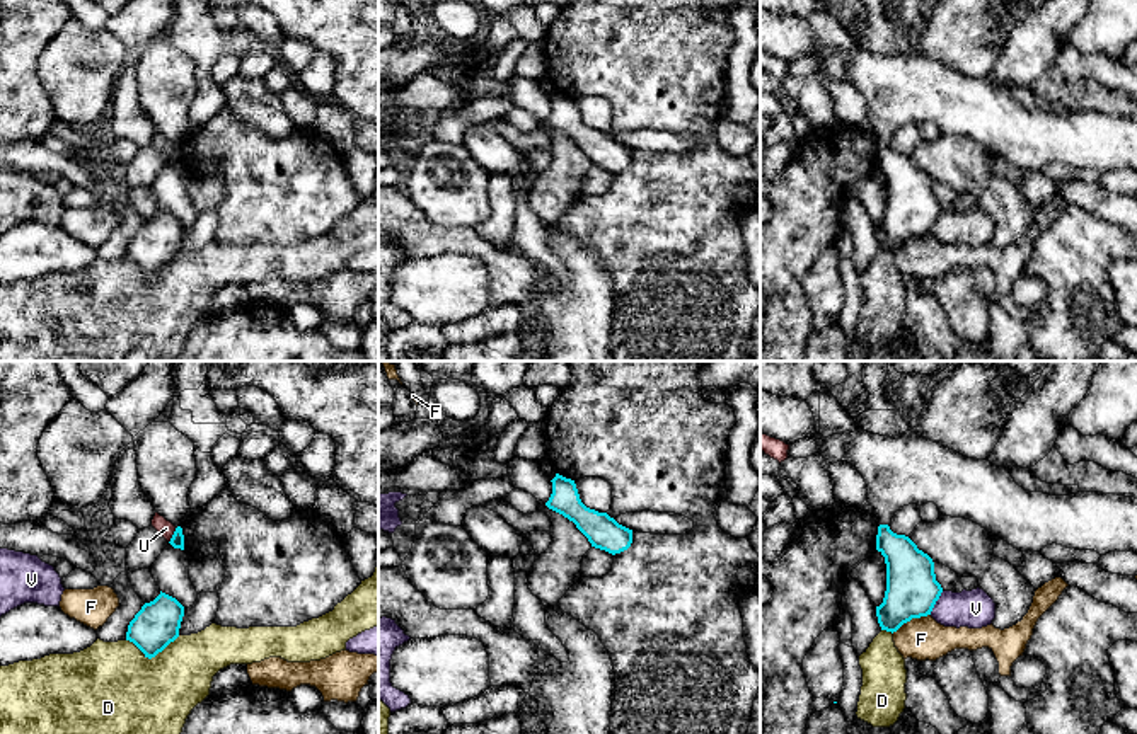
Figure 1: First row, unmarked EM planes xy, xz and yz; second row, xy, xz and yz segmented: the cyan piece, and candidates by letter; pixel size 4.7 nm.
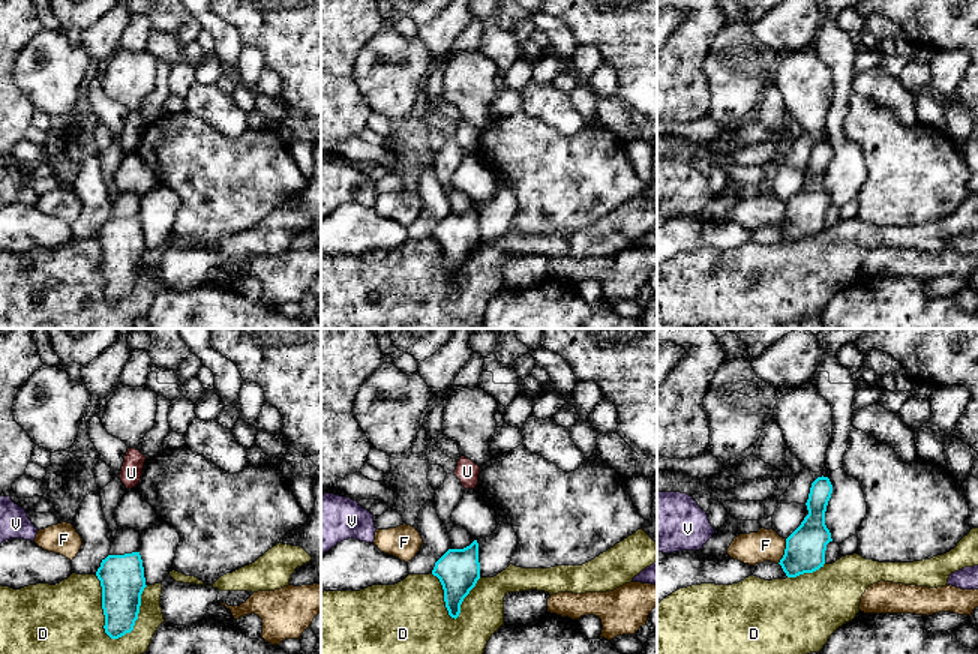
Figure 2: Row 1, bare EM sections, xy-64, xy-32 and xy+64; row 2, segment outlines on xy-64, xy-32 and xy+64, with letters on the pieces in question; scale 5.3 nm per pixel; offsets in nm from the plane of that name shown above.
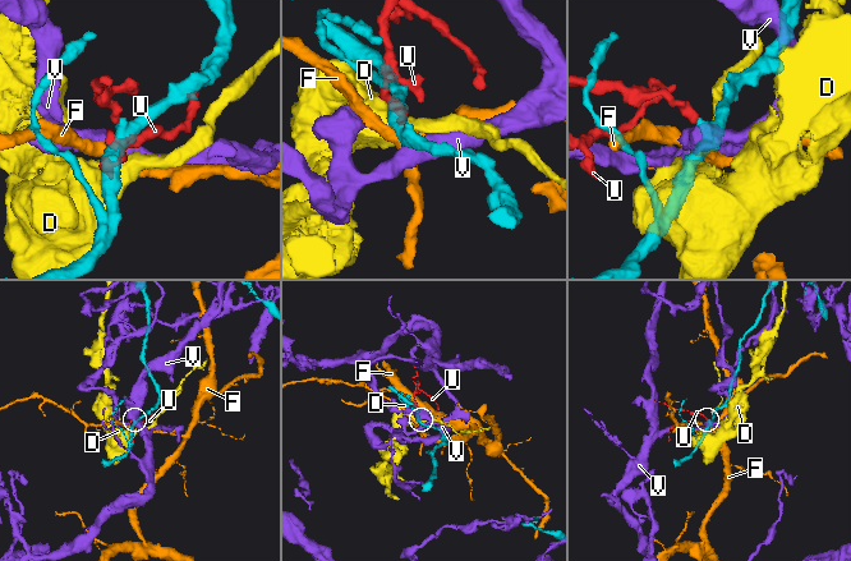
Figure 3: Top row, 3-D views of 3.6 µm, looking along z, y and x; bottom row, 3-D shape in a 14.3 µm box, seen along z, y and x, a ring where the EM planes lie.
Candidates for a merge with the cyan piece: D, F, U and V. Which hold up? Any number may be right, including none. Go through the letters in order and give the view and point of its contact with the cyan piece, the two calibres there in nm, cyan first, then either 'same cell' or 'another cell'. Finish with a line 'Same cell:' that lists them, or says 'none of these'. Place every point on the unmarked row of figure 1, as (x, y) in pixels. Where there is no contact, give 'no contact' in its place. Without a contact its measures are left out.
D: meets cyan in xy at (152, 275); 220 nm thick on the cyan side, 480 nm on the other; another cell
F: meets cyan in yz at (911, 237); 240 nm thick on the cyan side, 200 nm on the other; another cell
U: meets cyan in xy at (173, 154); 60 nm thick on the cyan side, 80 nm on the other; another cell
V: meets cyan in yz at (934, 222); 240 nm thick on the cyan side, 180 nm on the other; another cell
Same cell: none of these

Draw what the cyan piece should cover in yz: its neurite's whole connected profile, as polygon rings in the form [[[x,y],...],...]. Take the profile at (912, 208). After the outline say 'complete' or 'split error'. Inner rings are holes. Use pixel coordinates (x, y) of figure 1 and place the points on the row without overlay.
[[[888,143],[878,145],[876,169],[886,182],[886,209],[876,235],[881,249],[893,252],[912,237],[931,233],[943,206],[936,199],[932,177]]]; complete

